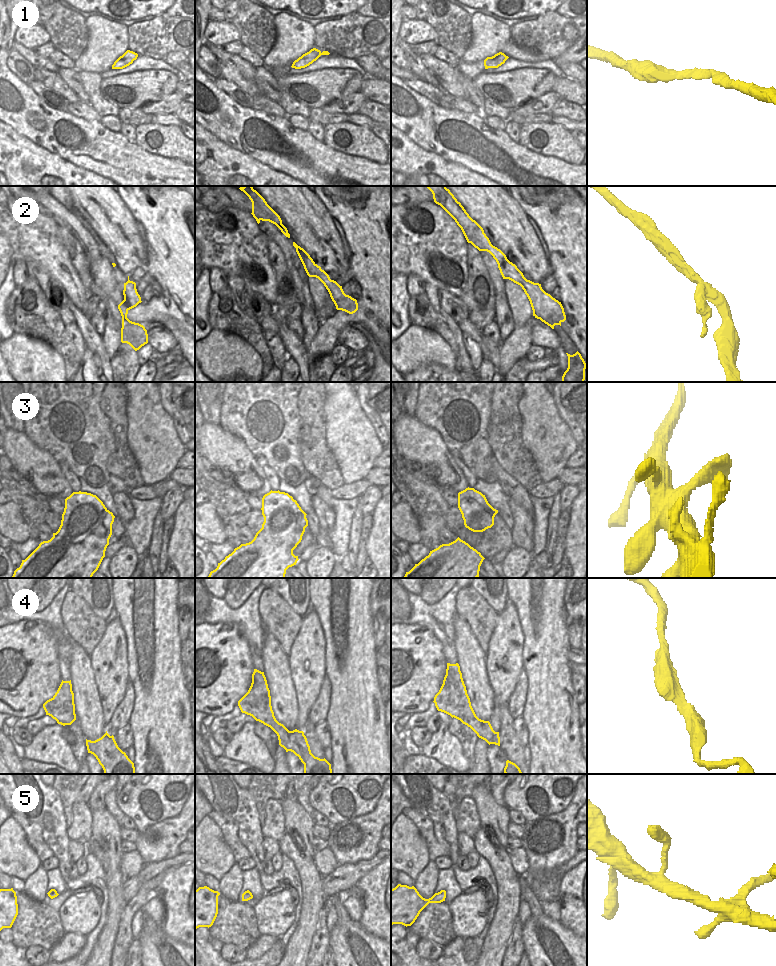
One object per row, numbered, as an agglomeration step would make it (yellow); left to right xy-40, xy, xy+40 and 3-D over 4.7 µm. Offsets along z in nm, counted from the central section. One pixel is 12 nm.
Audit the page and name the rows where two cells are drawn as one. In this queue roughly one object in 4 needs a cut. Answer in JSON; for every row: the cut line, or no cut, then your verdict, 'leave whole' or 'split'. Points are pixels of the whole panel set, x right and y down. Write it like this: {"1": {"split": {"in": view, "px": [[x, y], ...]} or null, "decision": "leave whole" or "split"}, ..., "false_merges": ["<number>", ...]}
{"1": {"split": null, "decision": "leave whole"}, "2": {"split": {"in": "xy", "px": [[330, 293], [333, 301]]}, "decision": "split"}, "3": {"split": null, "decision": "leave whole"}, "4": {"split": null, "decision": "leave whole"}, "5": {"split": null, "decision": "leave whole"}, "false_merges": ["2"]}

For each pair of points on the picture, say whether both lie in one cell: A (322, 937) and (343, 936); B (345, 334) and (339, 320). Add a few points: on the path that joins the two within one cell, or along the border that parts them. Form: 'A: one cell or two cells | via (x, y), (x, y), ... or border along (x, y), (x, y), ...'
A: two cells | border along (328, 932), (329, 947)
B: two cells | border along (350, 324), (340, 331), (336, 343)

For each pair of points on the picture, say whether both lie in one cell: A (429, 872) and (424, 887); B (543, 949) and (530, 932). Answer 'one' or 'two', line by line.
A: one
B: one

